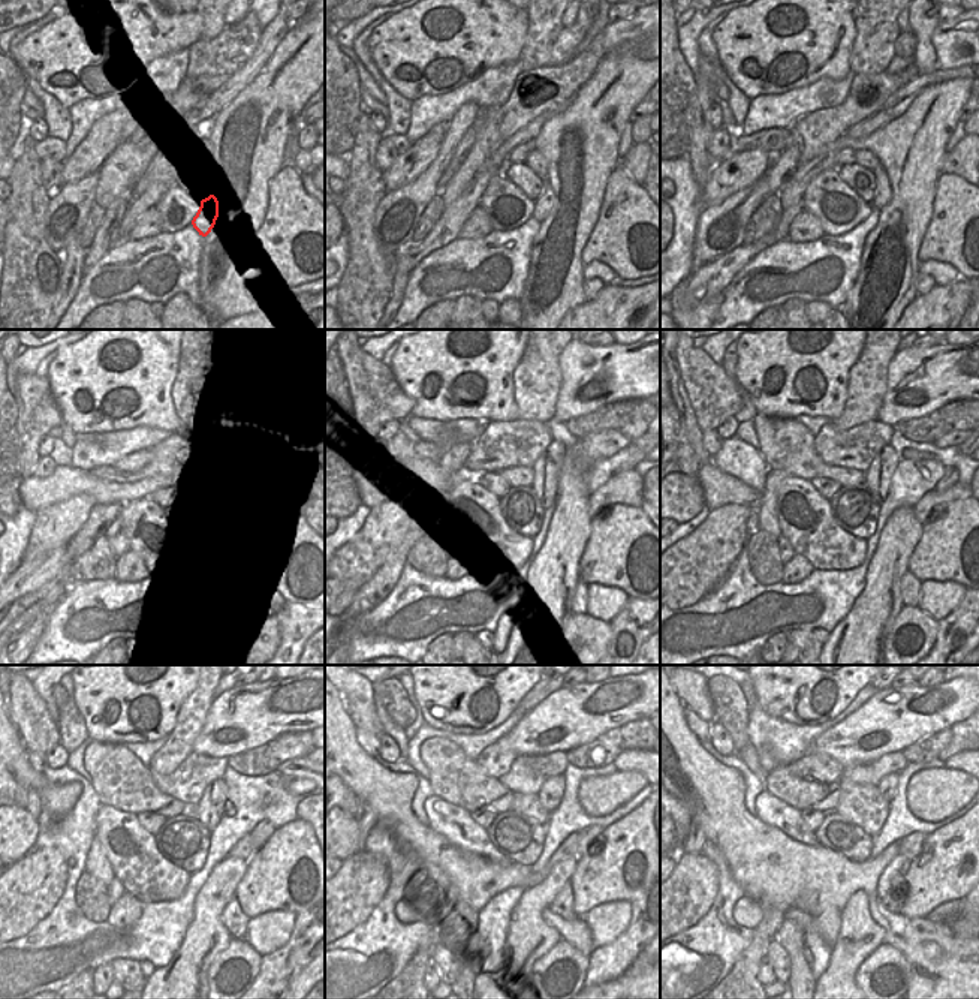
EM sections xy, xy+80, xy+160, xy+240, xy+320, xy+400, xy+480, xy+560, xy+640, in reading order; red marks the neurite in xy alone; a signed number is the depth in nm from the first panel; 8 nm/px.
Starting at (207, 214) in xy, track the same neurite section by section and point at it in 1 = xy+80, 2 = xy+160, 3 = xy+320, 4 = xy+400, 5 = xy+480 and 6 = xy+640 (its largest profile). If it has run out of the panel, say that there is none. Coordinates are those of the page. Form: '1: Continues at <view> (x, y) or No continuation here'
1: Continues at xy+80 (542, 205)
2: Continues at xy+160 (883, 193)
3: Continues at xy+320 (545, 487)
4: Continues at xy+400 (877, 483)
5: Continues at xy+480 (210, 818)
6: Continues at xy+640 (889, 782).

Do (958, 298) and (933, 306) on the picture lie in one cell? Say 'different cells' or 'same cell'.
same cell

